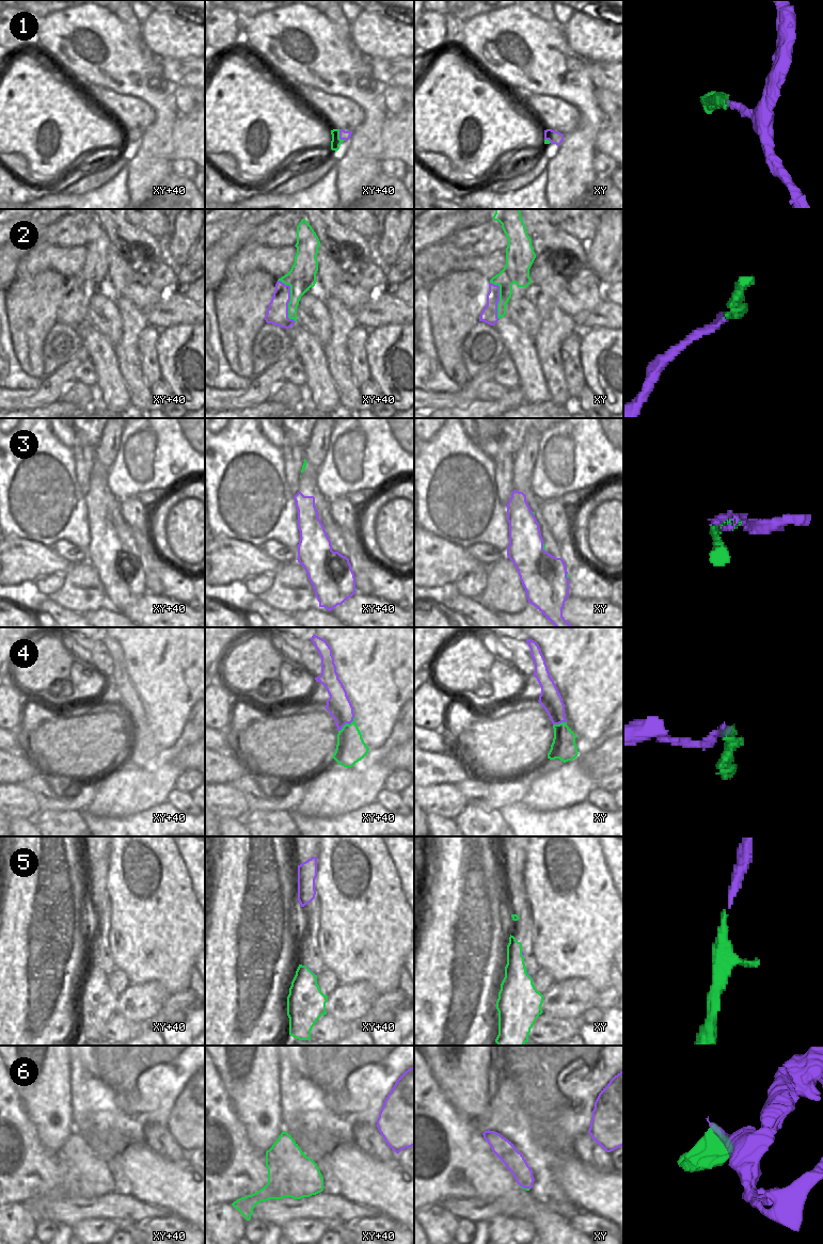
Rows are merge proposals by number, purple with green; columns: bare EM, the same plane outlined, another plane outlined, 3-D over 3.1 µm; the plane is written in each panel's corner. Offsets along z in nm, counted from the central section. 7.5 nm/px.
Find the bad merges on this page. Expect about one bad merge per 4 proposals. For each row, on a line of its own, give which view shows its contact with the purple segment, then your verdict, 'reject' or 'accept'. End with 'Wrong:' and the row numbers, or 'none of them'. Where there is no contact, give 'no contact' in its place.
1: xy+40 | accept
2: xy+40 | reject
3: xy | accept
4: xy+40 | accept
5: xy+40 | accept
6: xy | accept
Wrong: 2

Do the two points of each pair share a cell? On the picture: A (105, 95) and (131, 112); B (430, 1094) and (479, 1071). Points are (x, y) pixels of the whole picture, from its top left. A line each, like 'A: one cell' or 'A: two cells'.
A: one cell
B: two cells

